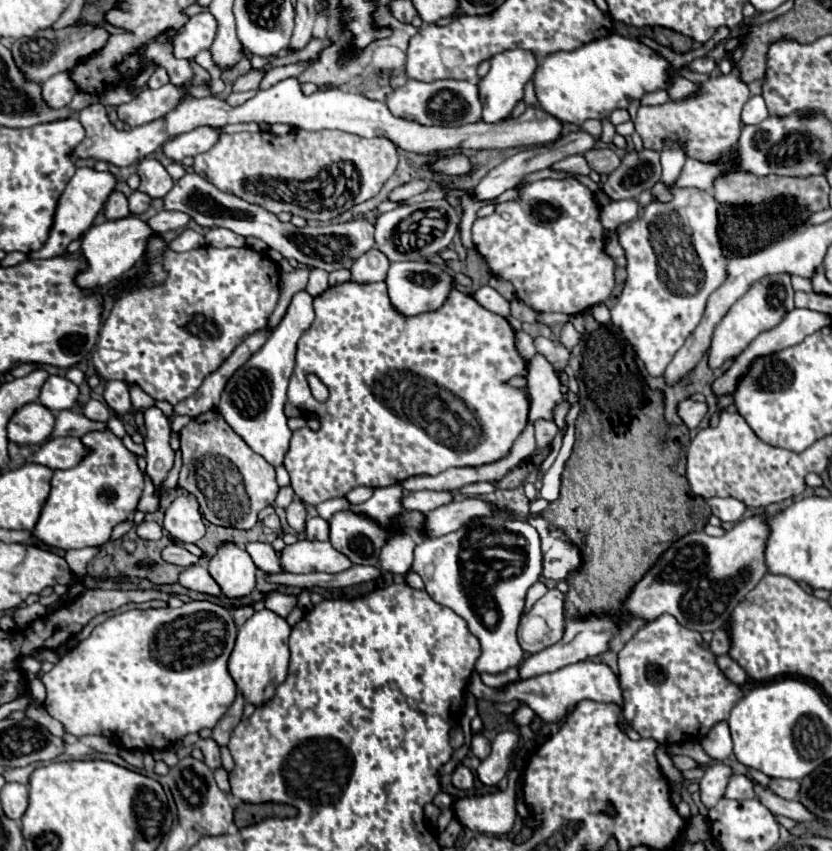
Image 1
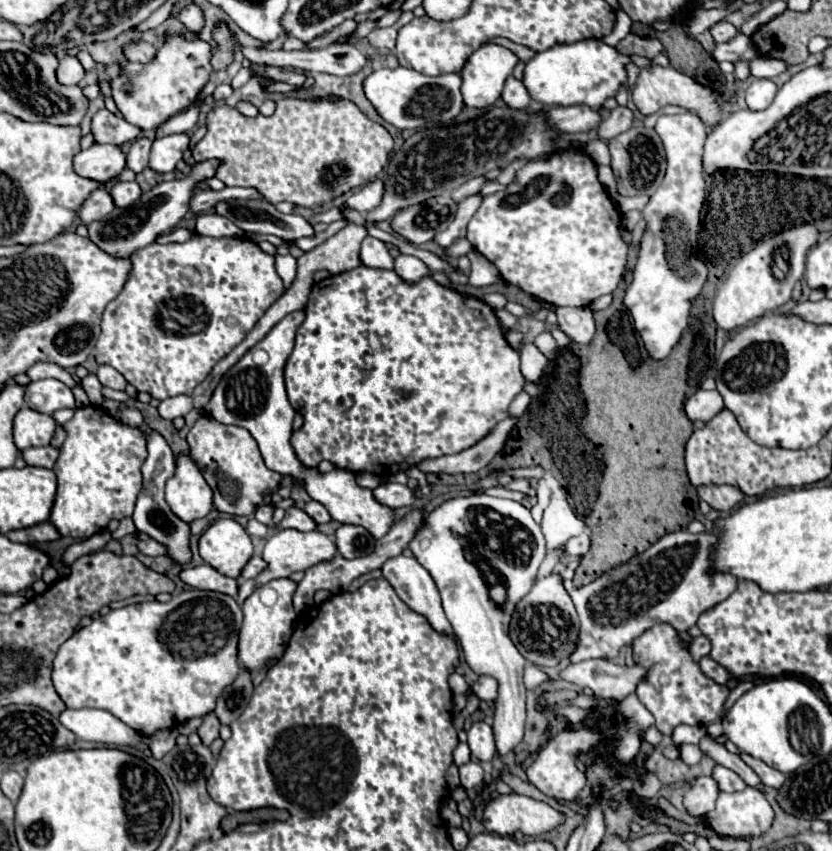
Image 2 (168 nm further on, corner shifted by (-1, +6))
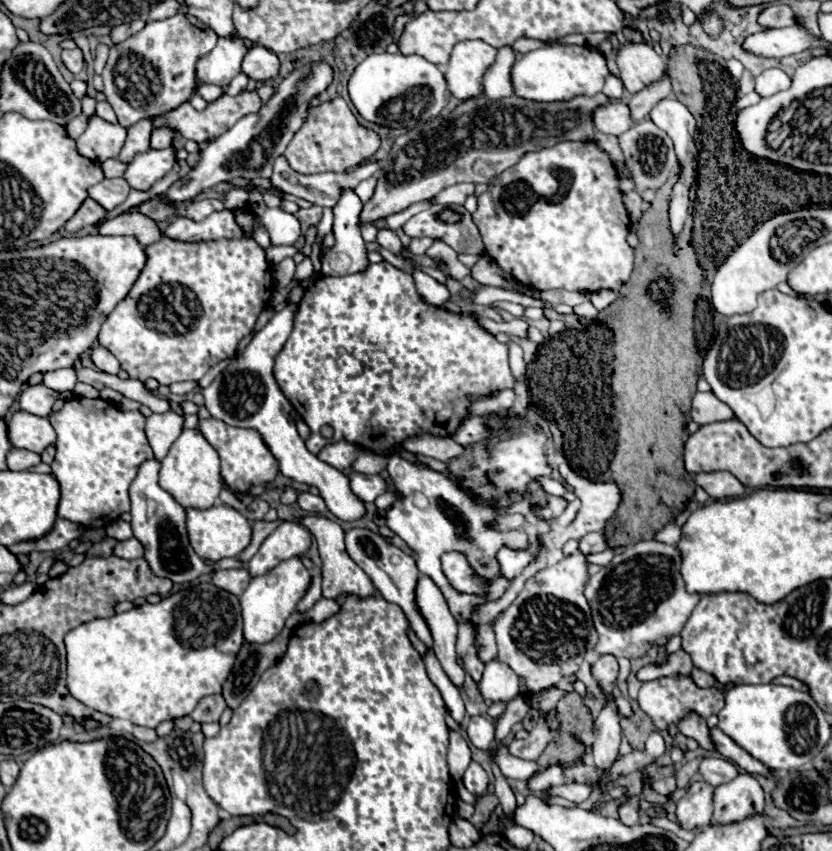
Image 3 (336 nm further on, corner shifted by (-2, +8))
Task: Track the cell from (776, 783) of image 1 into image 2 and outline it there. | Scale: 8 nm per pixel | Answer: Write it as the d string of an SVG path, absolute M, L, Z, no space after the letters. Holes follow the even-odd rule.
M741 753L739 755L757 775L759 775L759 779L761 779L761 783L765 783L767 787L775 787L775 789L779 789L781 785L783 785L783 781L785 781L785 775L781 773L781 771L777 771L777 769L773 769L773 767L769 767L767 763L763 763L761 759L755 759L755 757L751 757L751 755L747 755L747 753Z

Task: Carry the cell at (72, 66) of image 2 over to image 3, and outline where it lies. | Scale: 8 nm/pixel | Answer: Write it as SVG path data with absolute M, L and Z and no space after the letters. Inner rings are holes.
M64 49L64 51L62 51L62 63L66 65L68 71L72 71L72 73L80 73L82 67L84 67L82 51L80 51L80 49L74 49L74 51Z

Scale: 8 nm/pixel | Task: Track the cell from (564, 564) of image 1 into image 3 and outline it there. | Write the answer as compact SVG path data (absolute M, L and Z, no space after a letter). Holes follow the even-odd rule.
M588 533L580 539L580 551L582 553L594 553L594 551L604 551L606 541L602 533Z

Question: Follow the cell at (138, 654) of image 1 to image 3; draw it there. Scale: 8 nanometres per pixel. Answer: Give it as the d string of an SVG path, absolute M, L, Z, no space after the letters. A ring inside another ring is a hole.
M200 583L192 589L172 593L156 605L144 603L126 613L94 619L72 629L64 637L68 651L66 687L74 699L94 711L156 729L166 719L174 721L190 715L204 697L220 693L242 643L242 613L238 597L216 585Z

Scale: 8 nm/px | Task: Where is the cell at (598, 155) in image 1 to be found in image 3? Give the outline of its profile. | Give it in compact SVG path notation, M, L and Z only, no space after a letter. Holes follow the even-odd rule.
M458 183L442 189L434 199L436 203L464 203L470 193L474 193L474 183Z

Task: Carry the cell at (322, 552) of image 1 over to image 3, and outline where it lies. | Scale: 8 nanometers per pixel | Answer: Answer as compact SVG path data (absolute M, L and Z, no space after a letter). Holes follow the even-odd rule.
M284 521L282 525L276 527L274 533L266 537L258 553L250 559L248 563L250 577L260 577L272 571L284 559L302 557L310 549L310 545L312 545L312 537L302 525L294 521Z

